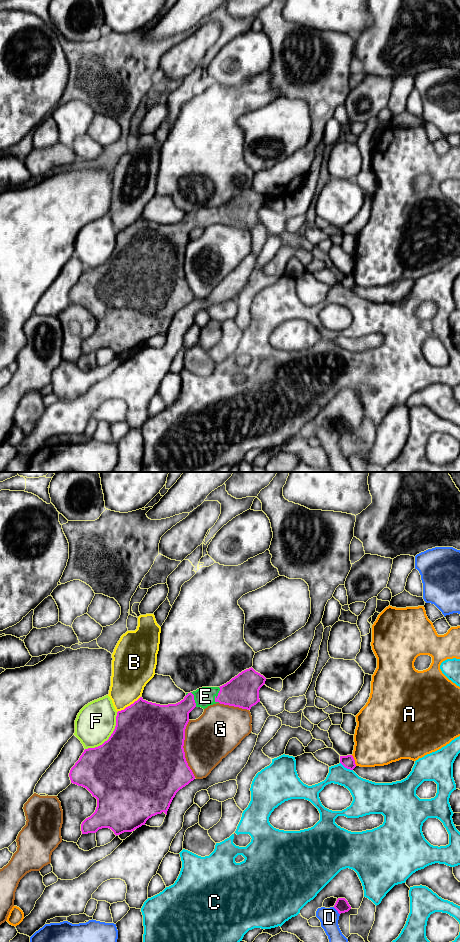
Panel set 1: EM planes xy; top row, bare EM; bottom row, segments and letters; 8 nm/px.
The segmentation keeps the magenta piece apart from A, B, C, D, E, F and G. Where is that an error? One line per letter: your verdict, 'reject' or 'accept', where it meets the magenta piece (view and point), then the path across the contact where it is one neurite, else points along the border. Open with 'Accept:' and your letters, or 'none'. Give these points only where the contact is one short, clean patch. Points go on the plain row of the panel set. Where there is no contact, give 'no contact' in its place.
Accept: E
A: reject; contact xy (354, 280)
B: reject; contact xy (128, 226)
C: reject; contact xy (346, 287)
D: reject; contact xy (337, 430)
E: accept; contact xy (218, 215)
F: reject; contact xy (109, 257)
G: reject; contact xy (183, 269)

